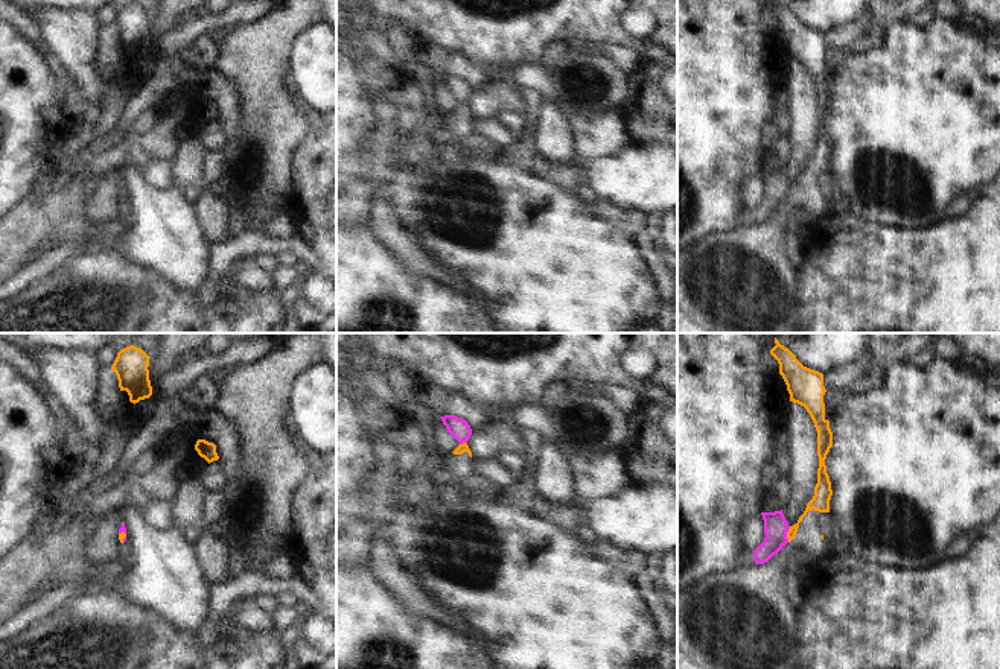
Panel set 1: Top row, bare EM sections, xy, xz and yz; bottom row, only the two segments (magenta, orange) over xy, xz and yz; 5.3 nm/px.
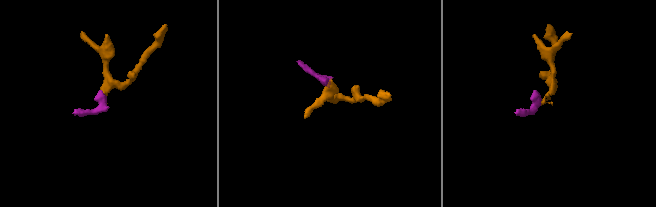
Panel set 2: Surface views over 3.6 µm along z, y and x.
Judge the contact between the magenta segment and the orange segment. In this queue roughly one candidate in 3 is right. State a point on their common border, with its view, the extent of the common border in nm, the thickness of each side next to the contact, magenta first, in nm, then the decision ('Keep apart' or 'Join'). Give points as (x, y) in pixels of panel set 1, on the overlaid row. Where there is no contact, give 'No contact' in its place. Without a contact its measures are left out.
Touches magenta at yz (786, 534). Shared border 90 nm. Thickness 130 nm (magenta) against 100 nm. Keep apart

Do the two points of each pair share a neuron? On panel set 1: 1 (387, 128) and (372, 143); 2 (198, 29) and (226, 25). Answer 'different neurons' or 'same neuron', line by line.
1: same neuron
2: same neuron

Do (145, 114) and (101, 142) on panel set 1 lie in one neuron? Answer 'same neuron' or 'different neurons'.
same neuron

